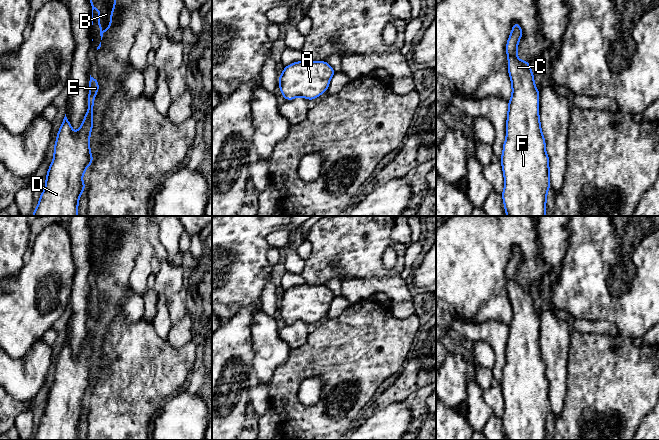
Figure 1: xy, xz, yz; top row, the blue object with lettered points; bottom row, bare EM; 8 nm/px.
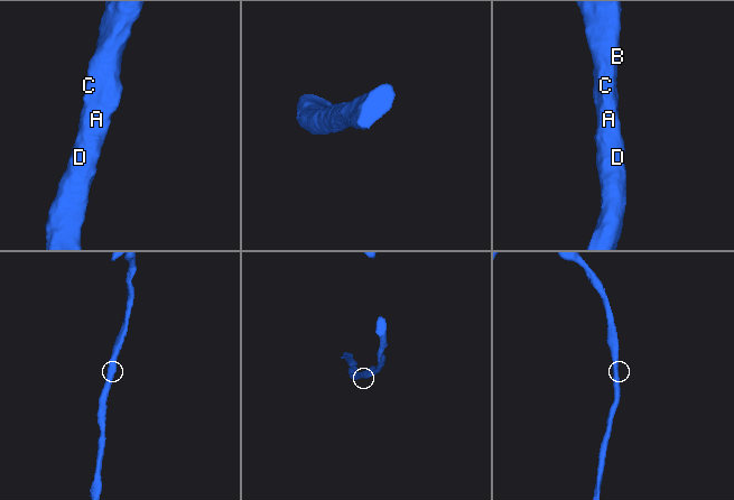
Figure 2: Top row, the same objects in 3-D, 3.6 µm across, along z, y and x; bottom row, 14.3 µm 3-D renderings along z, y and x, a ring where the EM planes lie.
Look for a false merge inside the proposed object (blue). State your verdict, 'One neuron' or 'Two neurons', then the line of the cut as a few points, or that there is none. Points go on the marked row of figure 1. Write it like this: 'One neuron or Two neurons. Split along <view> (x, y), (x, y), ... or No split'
One neuron. No split

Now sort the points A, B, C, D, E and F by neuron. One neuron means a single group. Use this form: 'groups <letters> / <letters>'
groups A B C D E F

